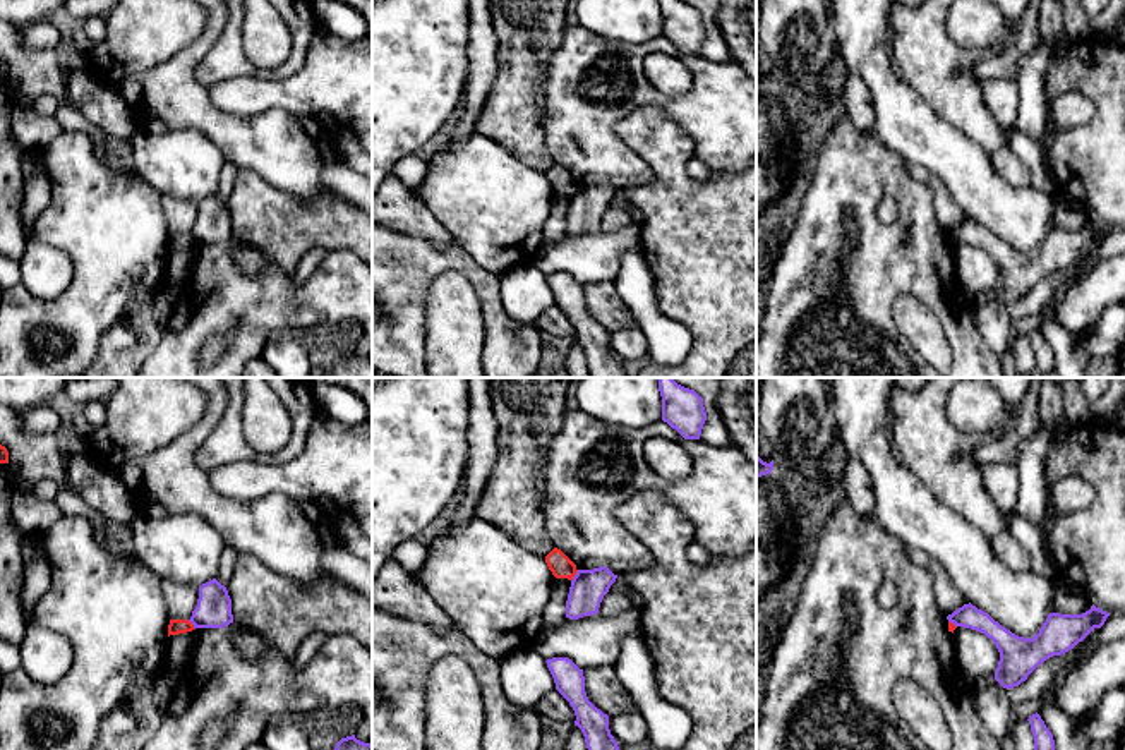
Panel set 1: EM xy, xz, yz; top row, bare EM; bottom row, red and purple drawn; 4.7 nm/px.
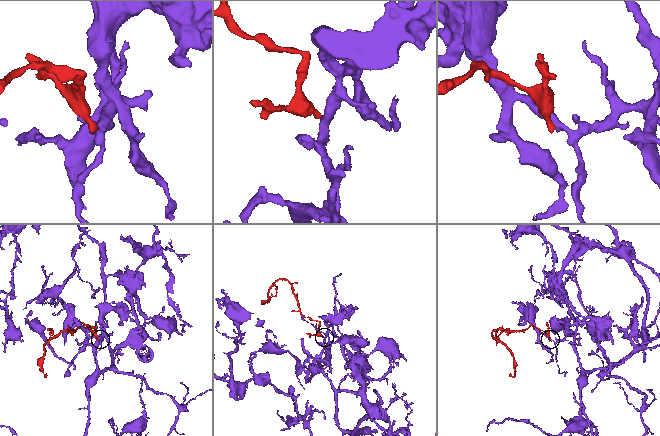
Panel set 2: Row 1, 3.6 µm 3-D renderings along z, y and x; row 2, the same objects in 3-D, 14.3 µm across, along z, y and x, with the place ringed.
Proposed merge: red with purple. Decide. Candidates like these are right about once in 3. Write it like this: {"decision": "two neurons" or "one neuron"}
{"decision": "two neurons"}

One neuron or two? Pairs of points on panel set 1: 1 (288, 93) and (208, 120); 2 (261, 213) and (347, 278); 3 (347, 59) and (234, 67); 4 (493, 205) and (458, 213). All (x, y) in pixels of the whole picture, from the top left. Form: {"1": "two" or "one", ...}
{"1": "two", "2": "two", "3": "two", "4": "one"}

